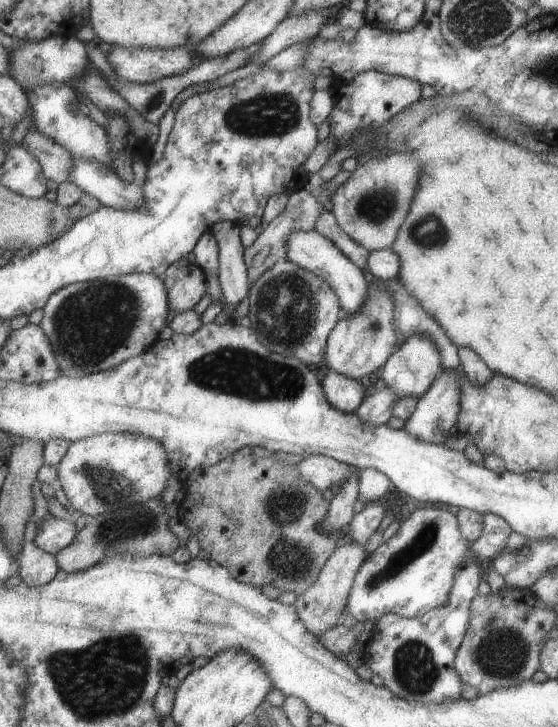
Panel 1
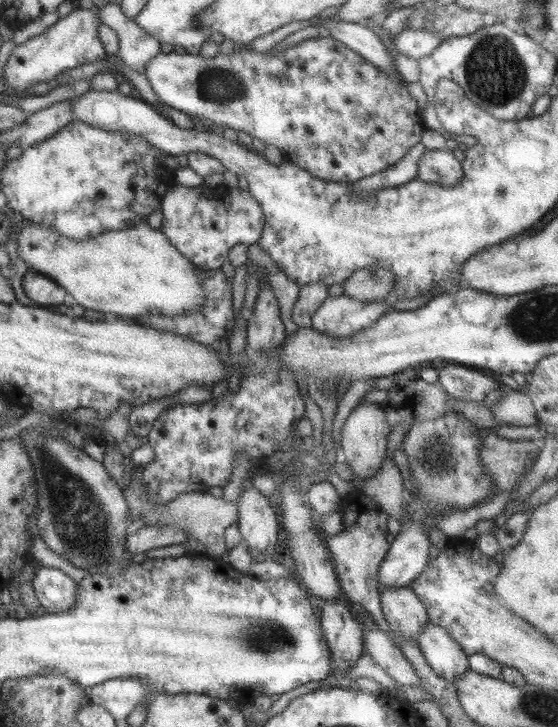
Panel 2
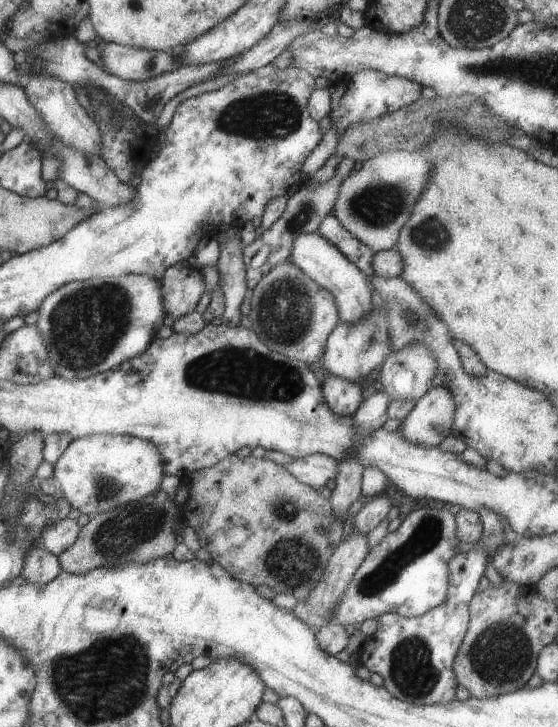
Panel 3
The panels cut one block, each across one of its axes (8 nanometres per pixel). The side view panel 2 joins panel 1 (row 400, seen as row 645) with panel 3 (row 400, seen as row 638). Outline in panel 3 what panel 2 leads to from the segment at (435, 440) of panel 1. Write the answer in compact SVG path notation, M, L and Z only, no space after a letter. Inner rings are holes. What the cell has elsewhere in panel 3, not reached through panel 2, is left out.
M438 383L418 402L412 412L402 420L398 432L412 444L422 444L426 448L439 446L444 438L453 433L456 408L450 390Z

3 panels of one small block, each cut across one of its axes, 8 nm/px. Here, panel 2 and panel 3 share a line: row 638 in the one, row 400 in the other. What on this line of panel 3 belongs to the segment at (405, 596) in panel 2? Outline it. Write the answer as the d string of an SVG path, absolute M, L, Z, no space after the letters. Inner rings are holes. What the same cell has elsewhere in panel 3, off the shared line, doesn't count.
M408 344L384 360L379 388L391 401L418 402L433 388L436 370L438 364L428 346Z

